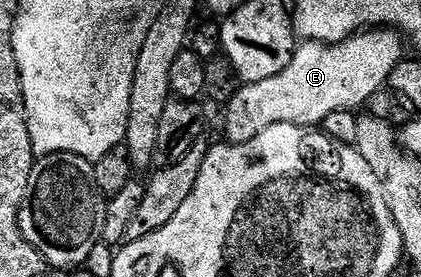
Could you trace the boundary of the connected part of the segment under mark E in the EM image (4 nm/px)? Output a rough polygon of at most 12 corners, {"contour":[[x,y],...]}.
{"contour":[[401,32],[302,41],[225,102],[232,145],[358,111],[404,59]]}

